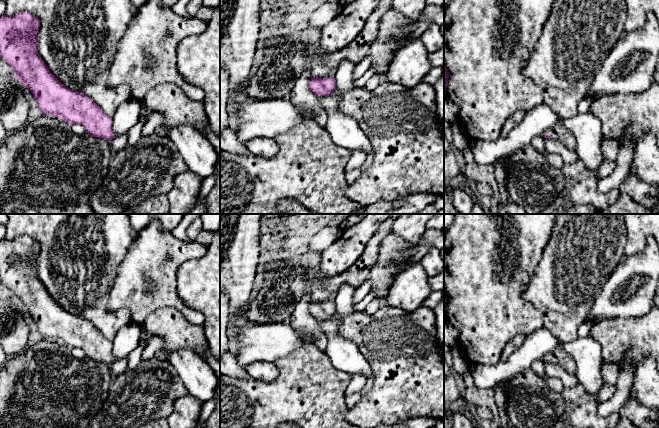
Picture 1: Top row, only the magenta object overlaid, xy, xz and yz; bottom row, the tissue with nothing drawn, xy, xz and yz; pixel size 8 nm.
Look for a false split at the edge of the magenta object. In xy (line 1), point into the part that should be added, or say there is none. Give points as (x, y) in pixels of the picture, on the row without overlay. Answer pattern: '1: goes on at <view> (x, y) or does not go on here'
1: does not go on here

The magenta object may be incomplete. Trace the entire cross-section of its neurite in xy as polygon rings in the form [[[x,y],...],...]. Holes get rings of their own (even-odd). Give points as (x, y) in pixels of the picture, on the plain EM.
[[[27,235],[16,237],[12,241],[2,239],[0,241],[1,281],[14,294],[14,299],[19,306],[31,315],[45,340],[60,341],[69,349],[83,349],[91,360],[111,365],[115,361],[111,342],[90,321],[59,306],[38,278],[37,256],[39,251],[39,243]]]

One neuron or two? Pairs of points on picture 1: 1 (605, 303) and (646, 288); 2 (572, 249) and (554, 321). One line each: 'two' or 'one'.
1: one
2: one

